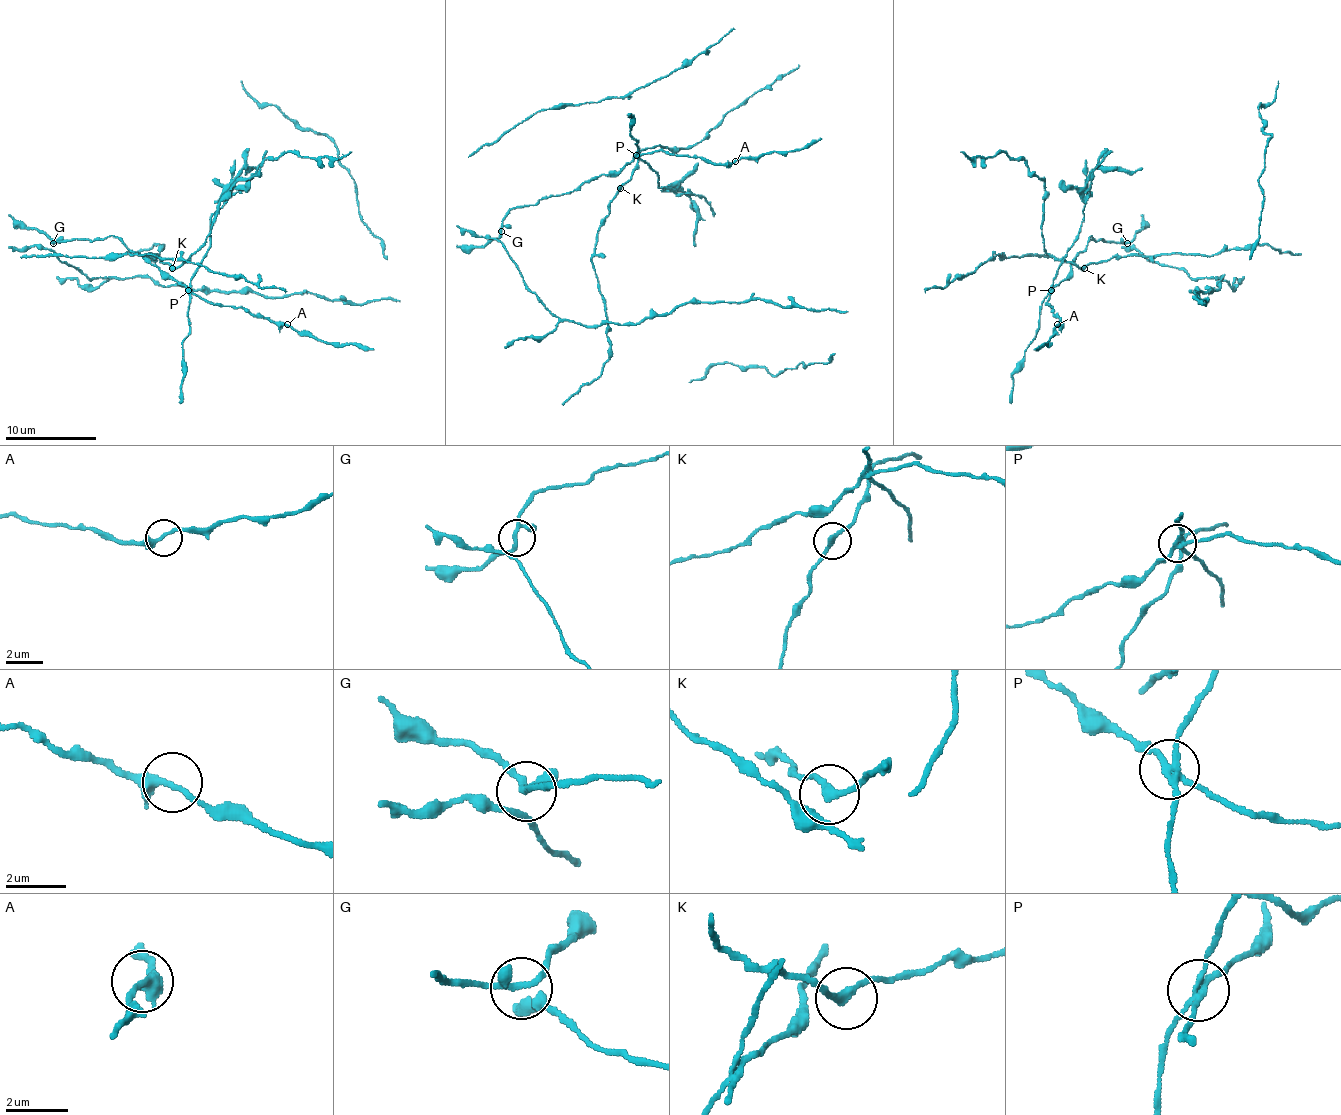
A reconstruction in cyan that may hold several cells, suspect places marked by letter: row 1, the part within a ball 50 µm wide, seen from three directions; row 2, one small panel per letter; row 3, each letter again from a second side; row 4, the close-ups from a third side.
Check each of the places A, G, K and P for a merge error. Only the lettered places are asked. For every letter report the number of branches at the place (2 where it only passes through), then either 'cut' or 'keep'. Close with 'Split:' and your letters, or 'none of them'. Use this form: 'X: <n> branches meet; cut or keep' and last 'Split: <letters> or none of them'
A: 3 branches meet; keep
G: 4 branches meet; keep
K: 3 branches meet; keep
P: 4 branches meet; cut
Split: P

